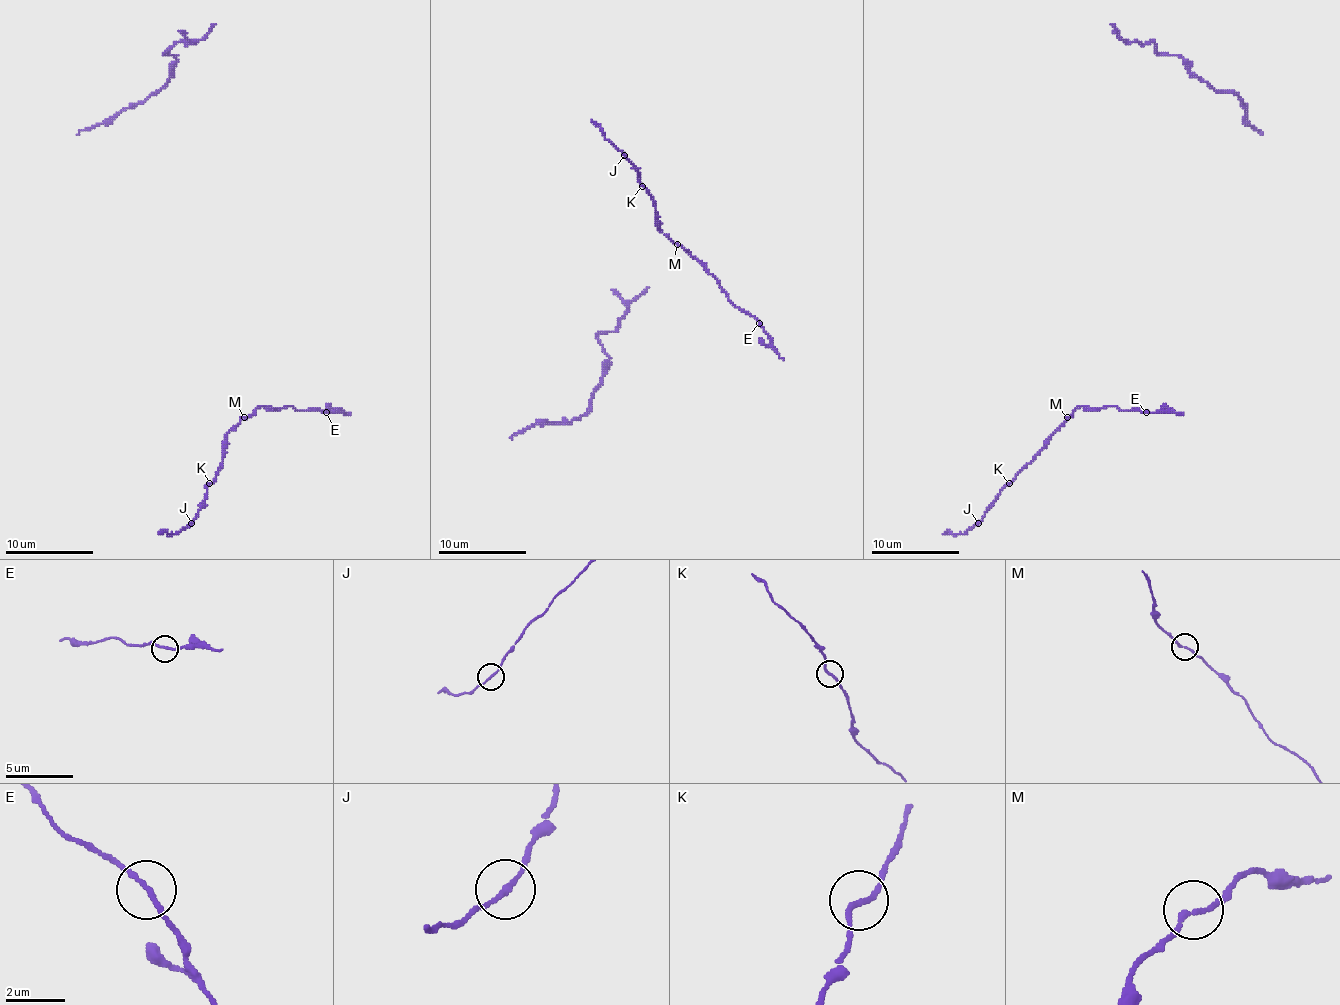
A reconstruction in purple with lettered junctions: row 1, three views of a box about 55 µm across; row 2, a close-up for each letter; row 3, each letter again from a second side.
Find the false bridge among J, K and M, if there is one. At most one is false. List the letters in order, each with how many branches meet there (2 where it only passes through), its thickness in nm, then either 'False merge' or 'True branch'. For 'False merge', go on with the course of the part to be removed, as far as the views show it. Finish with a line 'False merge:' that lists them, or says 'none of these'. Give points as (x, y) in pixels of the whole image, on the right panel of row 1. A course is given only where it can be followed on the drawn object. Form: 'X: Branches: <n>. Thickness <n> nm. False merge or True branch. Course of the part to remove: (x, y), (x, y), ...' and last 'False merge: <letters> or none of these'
J: Branches: 2. Thickness 150 nm. True branch
K: Branches: 2. Thickness 160 nm. True branch
M: Branches: 2. Thickness 160 nm. True branch
False merge: none of these

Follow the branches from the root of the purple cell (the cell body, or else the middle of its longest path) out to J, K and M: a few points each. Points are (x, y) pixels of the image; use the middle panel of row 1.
J: (721, 292), (719, 283), (702, 265), (660, 230), (655, 201), (624, 155)
K: (721, 292), (719, 283), (702, 265), (660, 230), (655, 201), (642, 186)
M: (721, 292), (719, 283), (677, 243)

